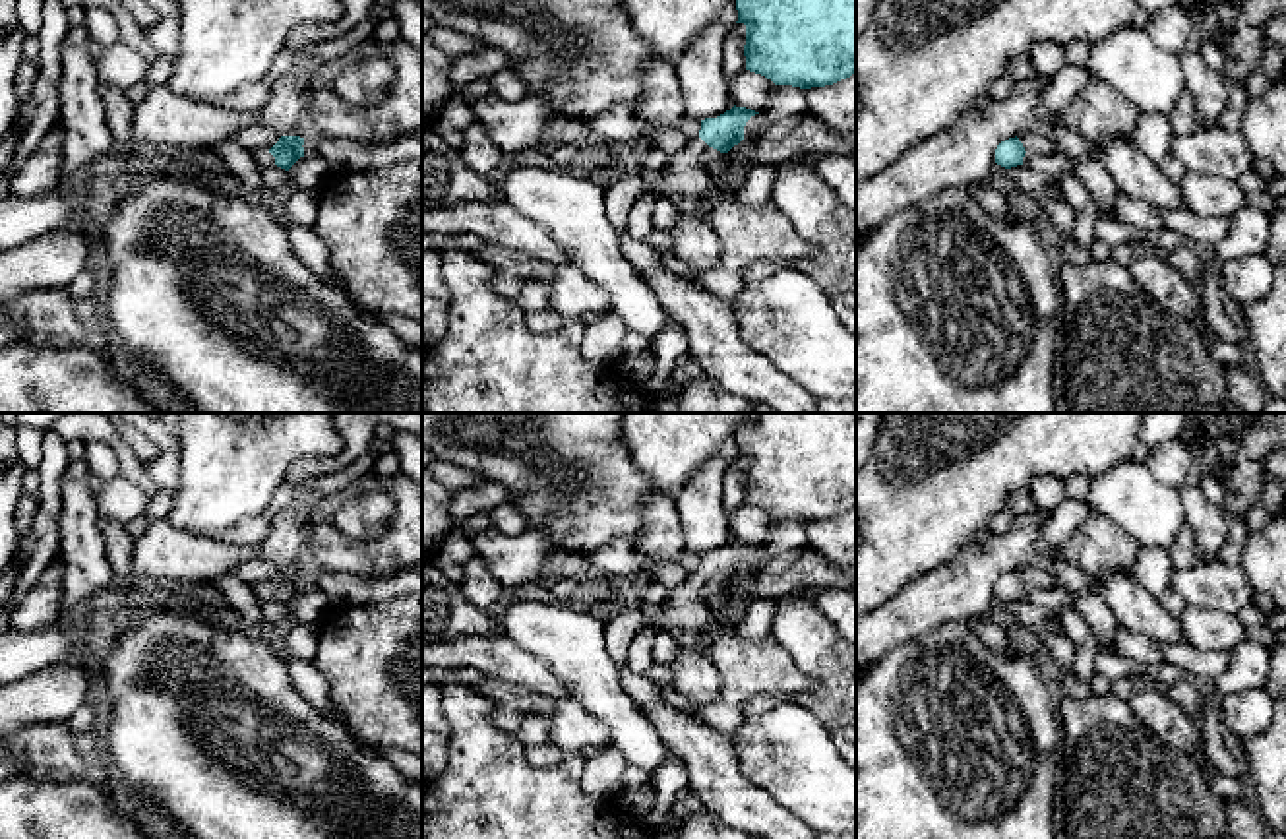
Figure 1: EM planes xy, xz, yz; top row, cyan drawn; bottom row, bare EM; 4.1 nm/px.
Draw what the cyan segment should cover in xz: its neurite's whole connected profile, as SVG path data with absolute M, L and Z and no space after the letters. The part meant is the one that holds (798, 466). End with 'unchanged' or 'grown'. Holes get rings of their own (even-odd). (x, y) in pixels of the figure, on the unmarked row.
M757 413L736 432L738 455L746 459L746 504L775 519L825 521L856 508L856 413Z; unchanged

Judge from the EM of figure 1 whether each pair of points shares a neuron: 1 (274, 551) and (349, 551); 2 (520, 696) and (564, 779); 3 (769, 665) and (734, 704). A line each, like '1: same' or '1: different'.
1: different
2: different
3: same

